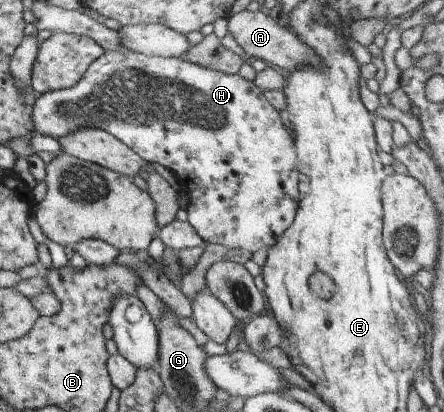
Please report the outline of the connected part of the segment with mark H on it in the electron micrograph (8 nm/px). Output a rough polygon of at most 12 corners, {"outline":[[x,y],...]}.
{"outline":[[103,51],[37,95],[39,135],[108,132],[189,194],[206,243],[265,249],[297,210],[263,93]]}

